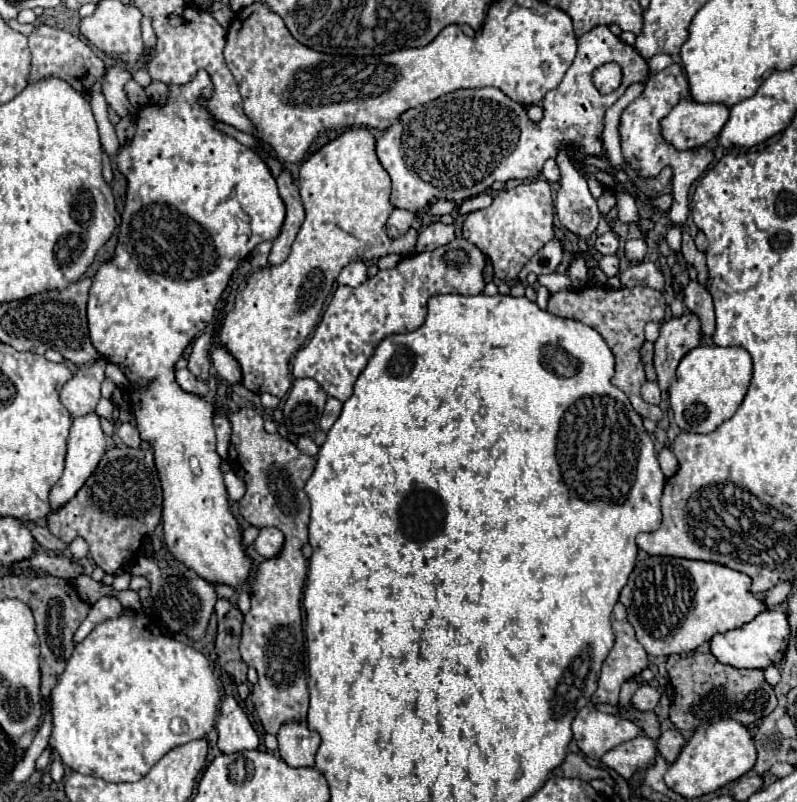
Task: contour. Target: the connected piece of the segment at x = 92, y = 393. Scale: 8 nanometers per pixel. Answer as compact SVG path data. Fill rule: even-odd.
M99 358L89 368L79 368L77 374L61 388L61 402L73 418L95 412L101 398L101 382L105 378L105 360Z

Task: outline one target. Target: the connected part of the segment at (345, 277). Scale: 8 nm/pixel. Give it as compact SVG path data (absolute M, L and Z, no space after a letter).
M349 262L341 270L337 282L339 284L345 284L345 286L359 286L359 284L363 284L367 280L367 274L365 272L367 272L367 268L365 268L363 262Z

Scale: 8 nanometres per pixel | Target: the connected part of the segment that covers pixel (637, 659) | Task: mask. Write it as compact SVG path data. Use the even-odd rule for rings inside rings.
M617 602L615 608L613 608L611 624L613 624L613 632L615 632L615 646L613 646L613 650L609 652L609 656L603 662L603 670L601 670L601 676L599 676L599 686L597 686L595 694L591 696L591 702L593 704L613 704L613 706L617 706L619 690L621 690L623 682L631 680L633 676L637 676L641 670L647 668L647 652L637 642L635 630L627 622L627 610L625 610L625 606L621 602Z

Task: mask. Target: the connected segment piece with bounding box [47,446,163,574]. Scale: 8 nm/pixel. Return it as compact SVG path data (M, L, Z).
M121 446L105 452L77 496L47 516L47 526L51 534L65 542L83 538L91 548L95 564L103 568L105 574L115 574L119 568L127 568L133 562L141 540L153 534L161 522L161 508L163 490L153 464L153 452Z

